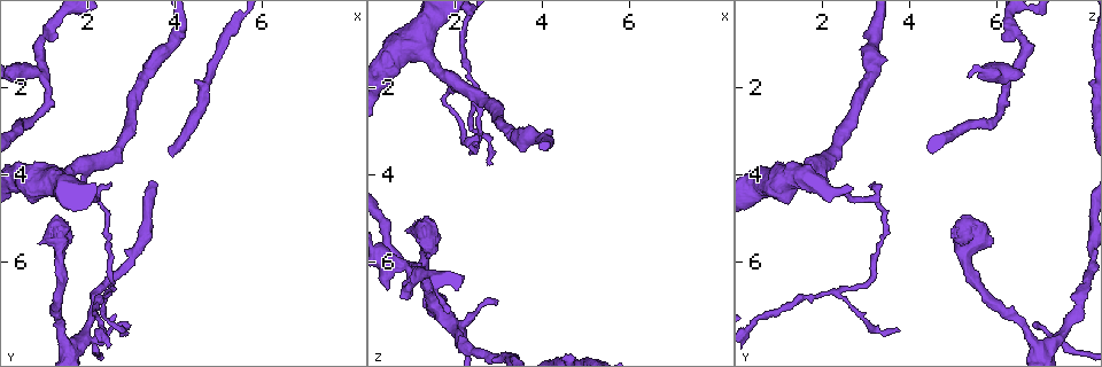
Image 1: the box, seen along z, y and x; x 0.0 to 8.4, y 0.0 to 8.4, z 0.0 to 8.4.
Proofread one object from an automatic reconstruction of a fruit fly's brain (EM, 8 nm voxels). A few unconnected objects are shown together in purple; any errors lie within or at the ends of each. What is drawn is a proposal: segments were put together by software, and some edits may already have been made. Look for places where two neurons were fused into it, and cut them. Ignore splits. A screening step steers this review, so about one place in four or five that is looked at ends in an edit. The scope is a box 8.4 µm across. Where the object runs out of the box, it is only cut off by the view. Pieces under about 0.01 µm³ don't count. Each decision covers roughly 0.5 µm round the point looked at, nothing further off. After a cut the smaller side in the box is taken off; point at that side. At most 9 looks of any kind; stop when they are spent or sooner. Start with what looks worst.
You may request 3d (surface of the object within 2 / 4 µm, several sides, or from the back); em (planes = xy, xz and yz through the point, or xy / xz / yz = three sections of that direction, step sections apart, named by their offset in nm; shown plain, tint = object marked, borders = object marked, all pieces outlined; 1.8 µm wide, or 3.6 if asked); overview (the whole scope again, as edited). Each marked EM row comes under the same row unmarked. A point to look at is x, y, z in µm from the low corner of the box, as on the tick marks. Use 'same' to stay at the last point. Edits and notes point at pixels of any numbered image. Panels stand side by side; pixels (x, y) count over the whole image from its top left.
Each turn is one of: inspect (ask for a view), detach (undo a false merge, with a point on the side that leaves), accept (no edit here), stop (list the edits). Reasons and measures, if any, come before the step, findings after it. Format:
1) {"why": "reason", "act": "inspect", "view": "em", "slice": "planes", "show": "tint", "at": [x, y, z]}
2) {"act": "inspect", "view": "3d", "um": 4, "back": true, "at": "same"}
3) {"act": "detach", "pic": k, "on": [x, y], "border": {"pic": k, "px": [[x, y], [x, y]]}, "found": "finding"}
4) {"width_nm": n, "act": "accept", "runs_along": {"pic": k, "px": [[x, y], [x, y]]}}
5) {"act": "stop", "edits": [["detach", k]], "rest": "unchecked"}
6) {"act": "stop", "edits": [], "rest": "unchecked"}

{"why": "branch point", "act": "inspect", "view": "em", "slice": "xz", "step": 4, "show": "tint", "at": [1.90, 7.70, 7.40]}

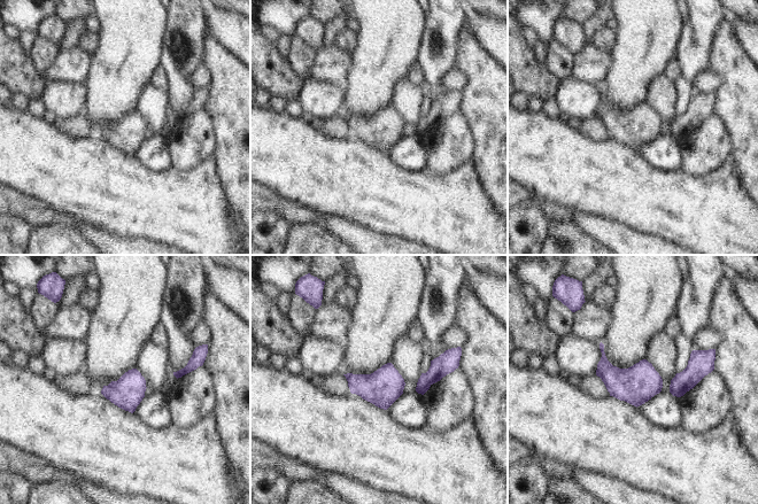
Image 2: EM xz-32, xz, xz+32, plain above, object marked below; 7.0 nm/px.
{"act": "inspect", "view": "em", "slice": "planes", "show": "tint", "at": "same"}

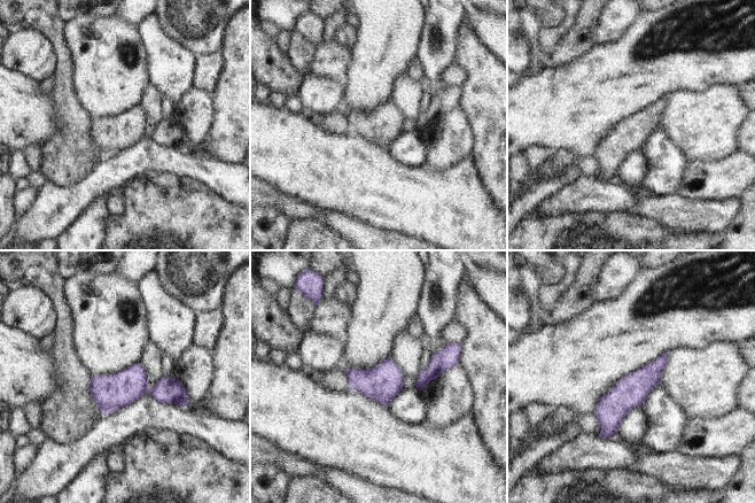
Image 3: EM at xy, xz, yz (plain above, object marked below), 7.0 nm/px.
{"width_nm": 220, "act": "detach", "pic": 3, "on": [168, 391], "found": "a second neuron is stuck on"}

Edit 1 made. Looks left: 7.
{"why": "see it whole again", "act": "inspect", "view": "overview"}

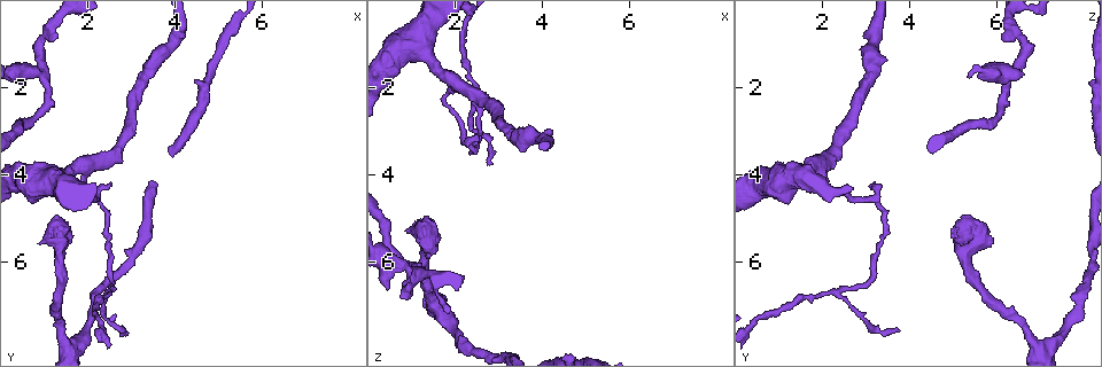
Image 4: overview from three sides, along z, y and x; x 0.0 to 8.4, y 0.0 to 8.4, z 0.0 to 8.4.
{"why": "three arms meet", "act": "inspect", "view": "3d", "um": 2, "at": [0.95, 1.70, 6.25]}

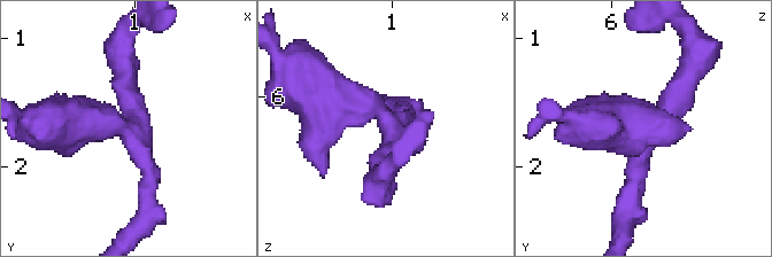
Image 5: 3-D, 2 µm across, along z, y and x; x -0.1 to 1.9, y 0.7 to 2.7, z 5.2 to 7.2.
{"act": "inspect", "view": "em", "slice": "yz", "step": 4, "show": "tint", "at": [0.98, 1.74, 6.22]}

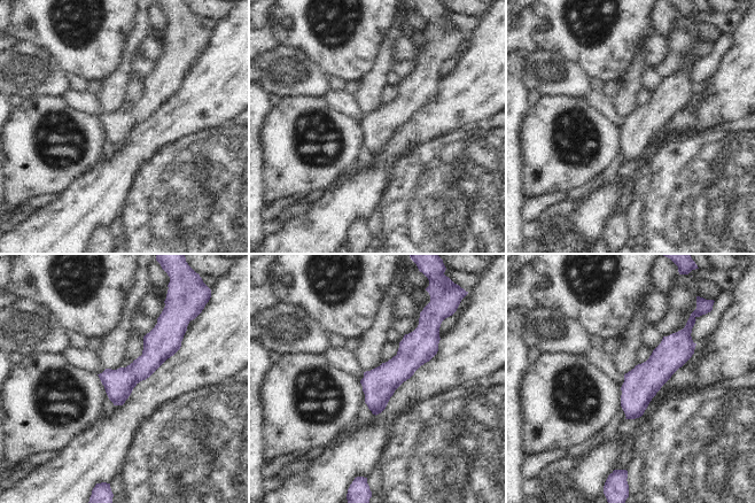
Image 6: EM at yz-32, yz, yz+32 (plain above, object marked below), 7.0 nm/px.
{"act": "inspect", "view": "em", "slice": "planes", "show": "tint", "at": "same"}

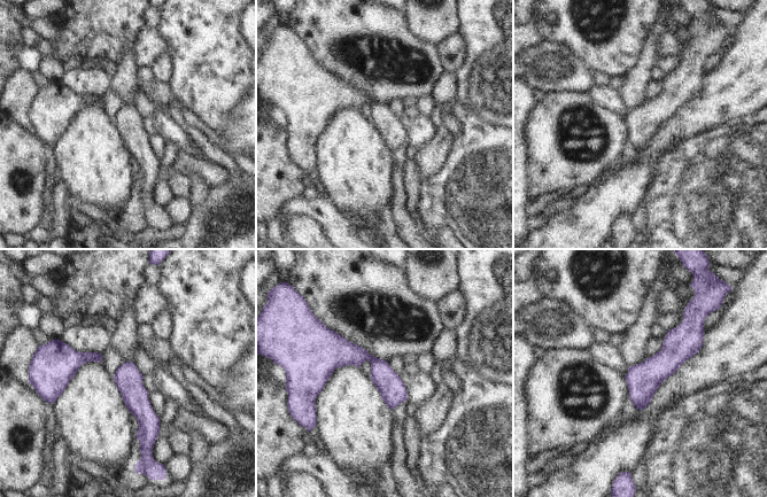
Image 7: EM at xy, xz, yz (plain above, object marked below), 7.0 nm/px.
{"act": "accept", "found": "continuous, no second neuron"}

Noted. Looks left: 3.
{"why": "calibre changes", "act": "inspect", "view": "3d", "um": 4, "at": [1.95, 3.80, 1.80]}

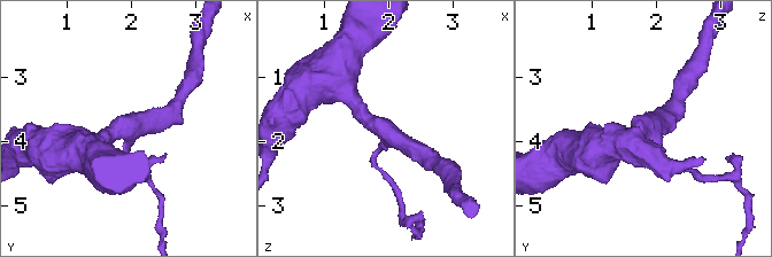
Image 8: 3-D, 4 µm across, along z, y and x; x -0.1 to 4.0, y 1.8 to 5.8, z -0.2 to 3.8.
{"arms": 3, "why": "need the tissue", "act": "inspect", "view": "em", "um": 3.6, "slice": "planes", "show": "tint", "at": [1.95, 3.90, 1.85]}

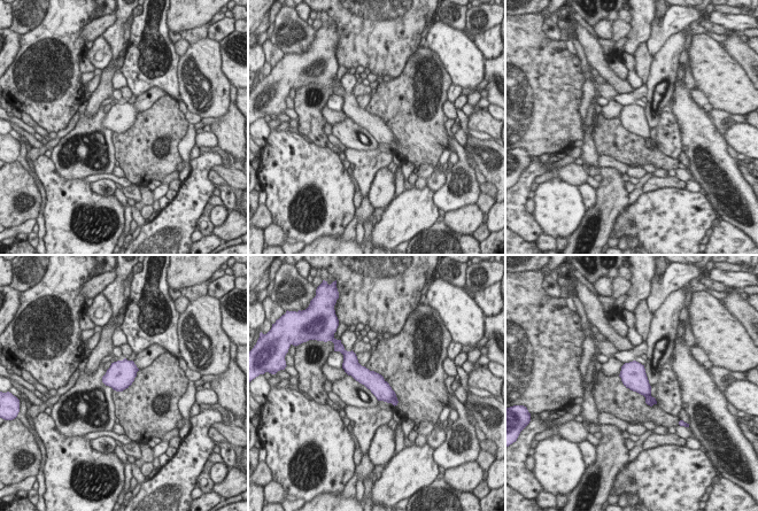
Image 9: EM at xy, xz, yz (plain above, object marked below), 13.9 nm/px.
{"act": "detach", "pic": 9, "on": [650, 401], "border": {"pic": 9, "px": [[650, 394], [644, 396]]}, "found": "a second neuron is stuck on"}

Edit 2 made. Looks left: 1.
{"act": "stop", "edits": [["detach", 3], ["detach", 9]], "rest": "unchecked"}

